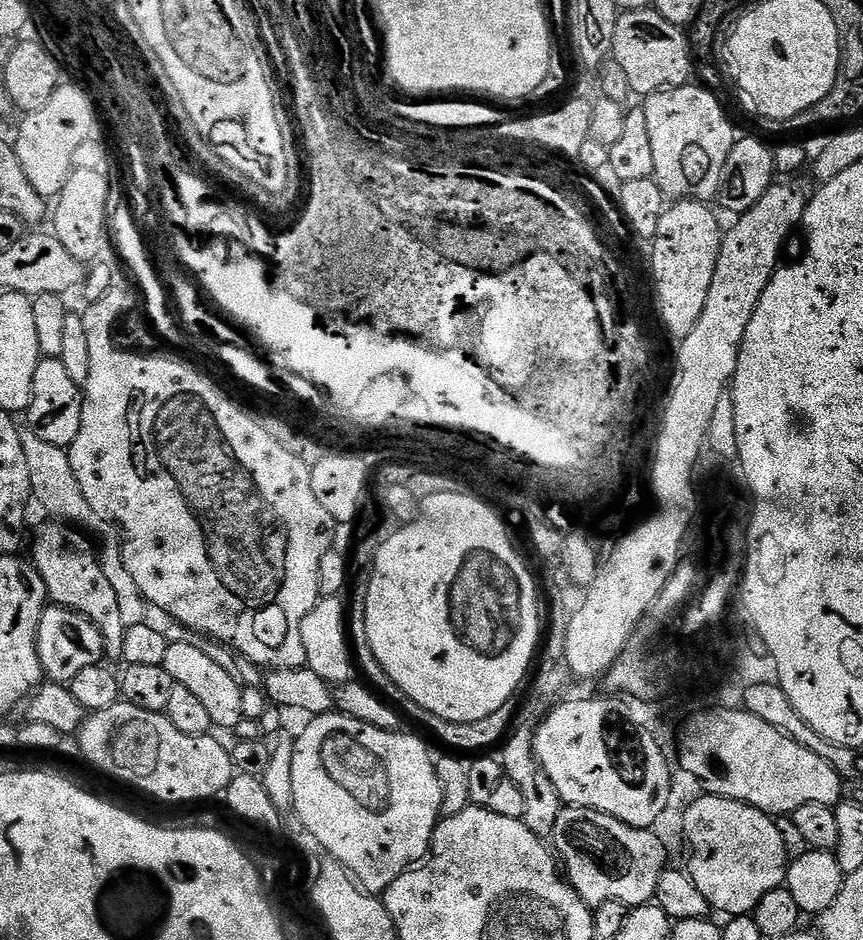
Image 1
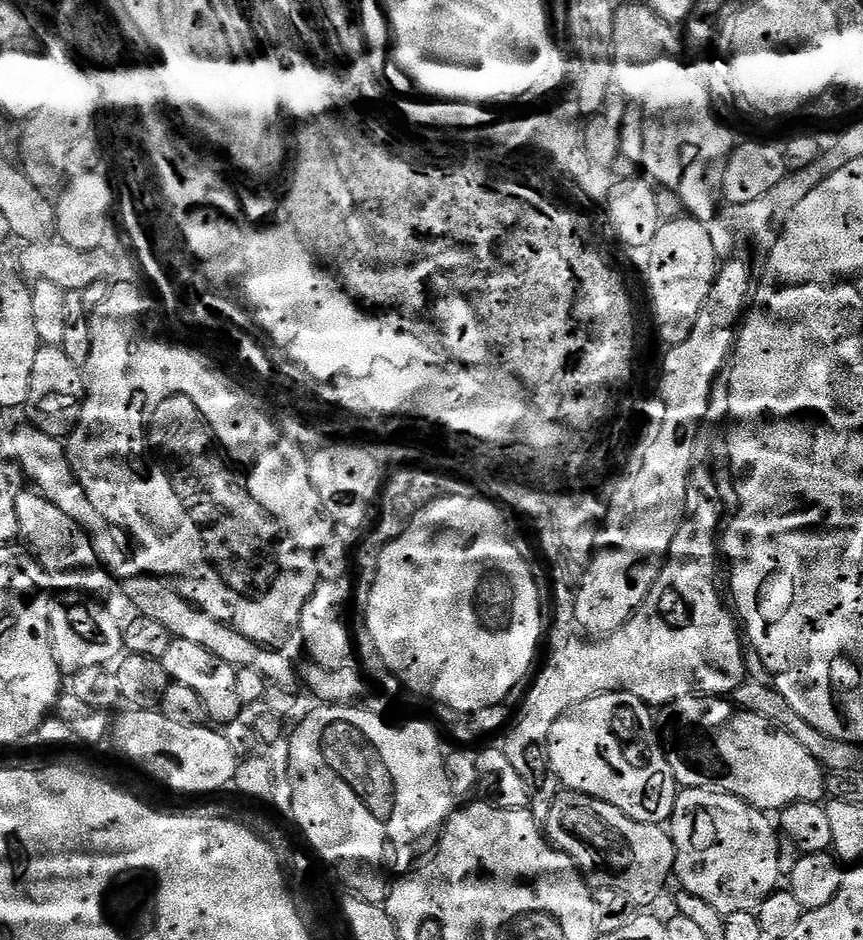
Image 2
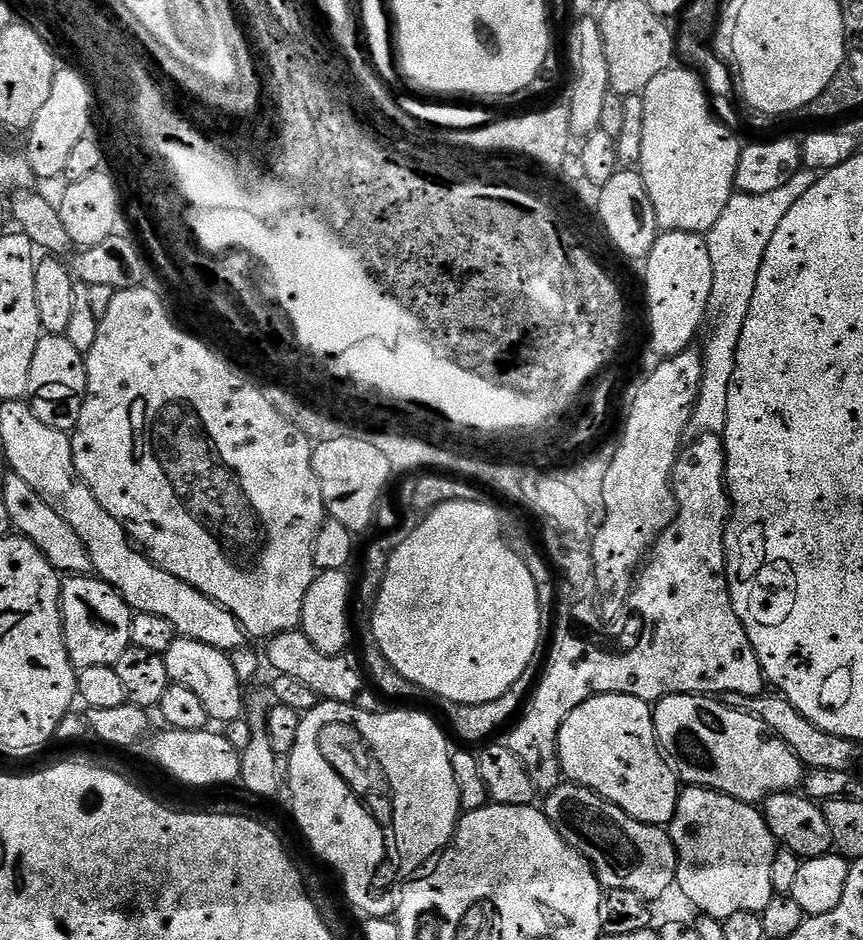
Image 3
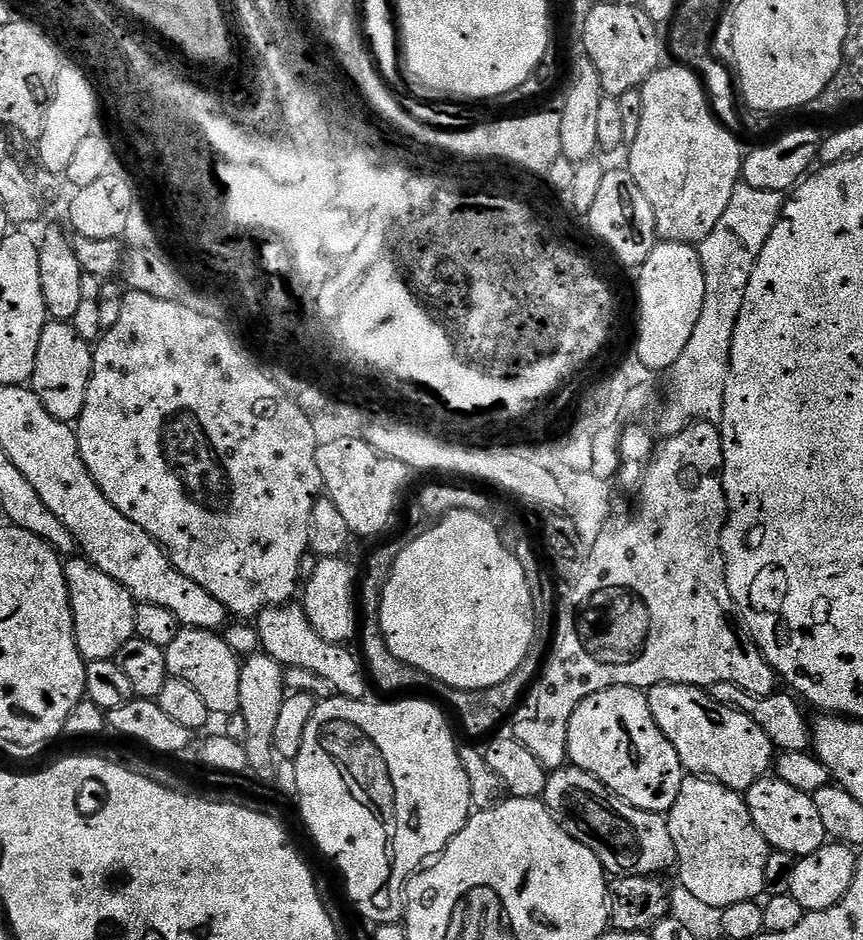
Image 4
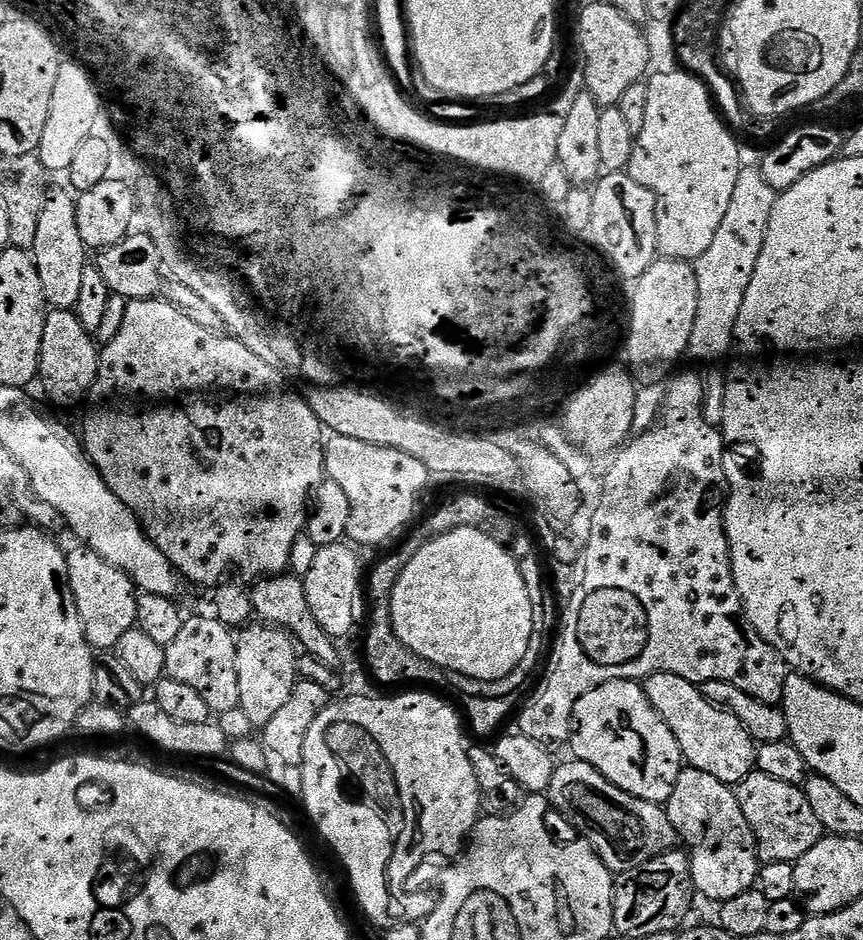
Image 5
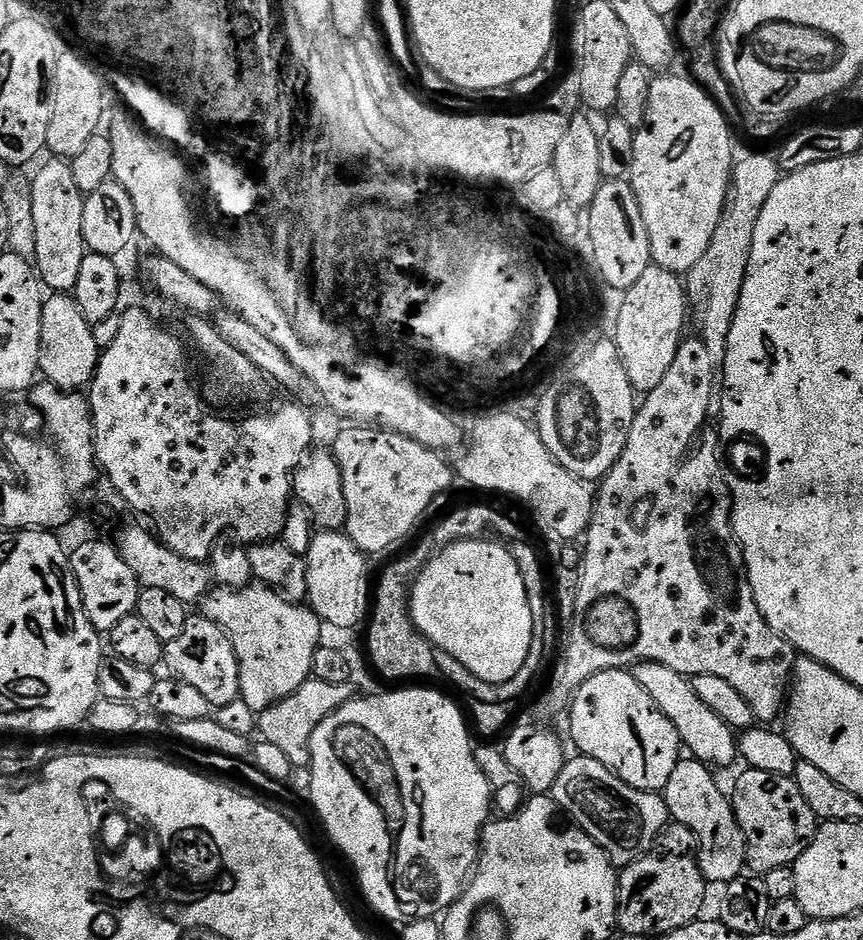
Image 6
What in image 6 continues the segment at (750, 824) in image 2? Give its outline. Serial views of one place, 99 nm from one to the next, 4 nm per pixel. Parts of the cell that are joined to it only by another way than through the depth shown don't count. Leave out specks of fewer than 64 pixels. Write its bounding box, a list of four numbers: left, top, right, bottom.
[662,758,749,886]

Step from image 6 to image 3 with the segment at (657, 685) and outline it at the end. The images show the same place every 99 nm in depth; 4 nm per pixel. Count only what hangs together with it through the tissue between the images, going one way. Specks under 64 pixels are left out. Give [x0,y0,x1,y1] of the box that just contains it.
[652,692,806,805]

